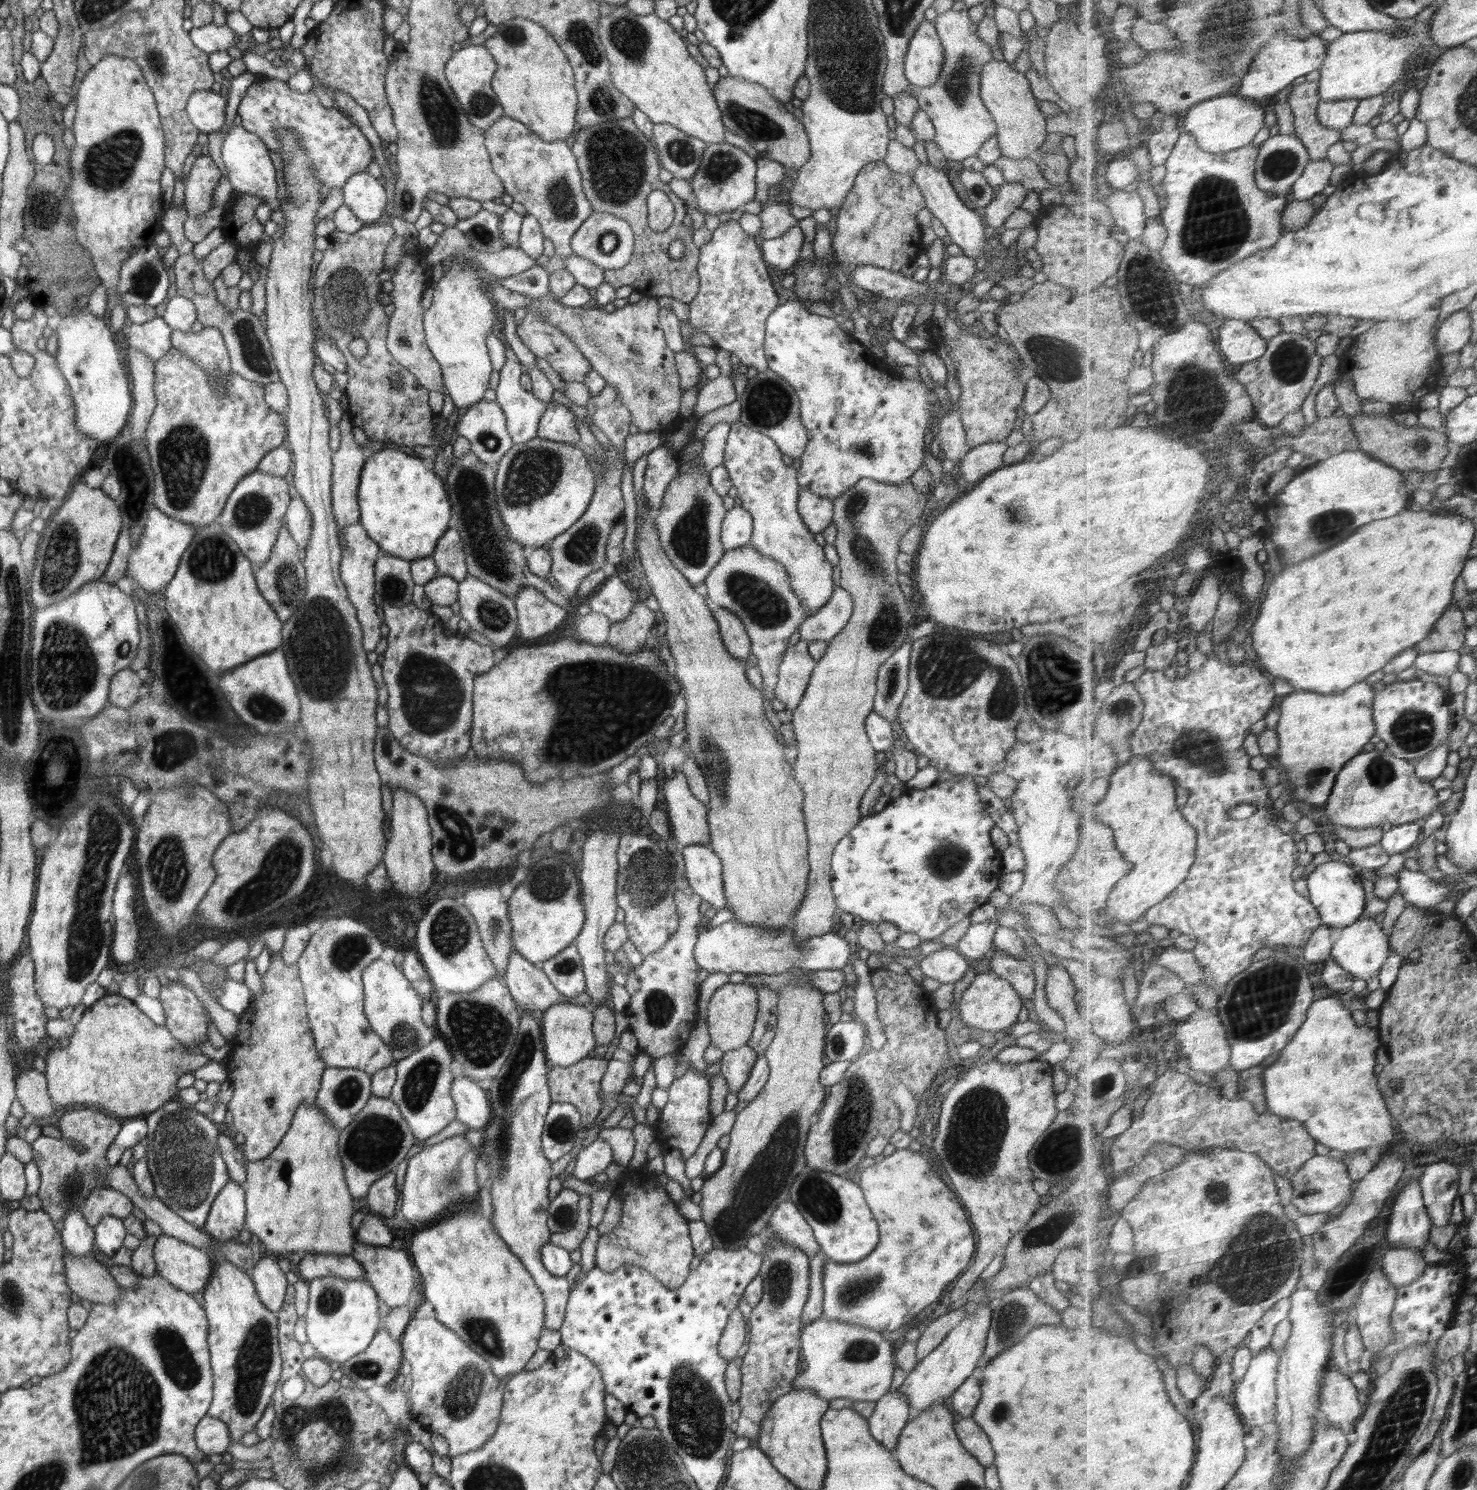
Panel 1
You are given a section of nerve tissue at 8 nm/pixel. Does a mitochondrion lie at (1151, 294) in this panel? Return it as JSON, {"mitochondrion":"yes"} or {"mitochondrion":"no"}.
{"mitochondrion":"yes"}

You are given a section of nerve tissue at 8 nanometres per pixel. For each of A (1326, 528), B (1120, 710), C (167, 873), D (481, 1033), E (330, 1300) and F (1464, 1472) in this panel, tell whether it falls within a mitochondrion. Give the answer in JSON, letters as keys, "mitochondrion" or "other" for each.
{"A":"mitochondrion","B":"mitochondrion","C":"mitochondrion","D":"mitochondrion","E":"mitochondrion","F":"mitochondrion"}

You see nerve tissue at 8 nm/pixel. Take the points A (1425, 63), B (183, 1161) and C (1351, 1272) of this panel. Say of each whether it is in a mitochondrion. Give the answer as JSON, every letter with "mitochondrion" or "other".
{"A":"other","B":"mitochondrion","C":"other"}

